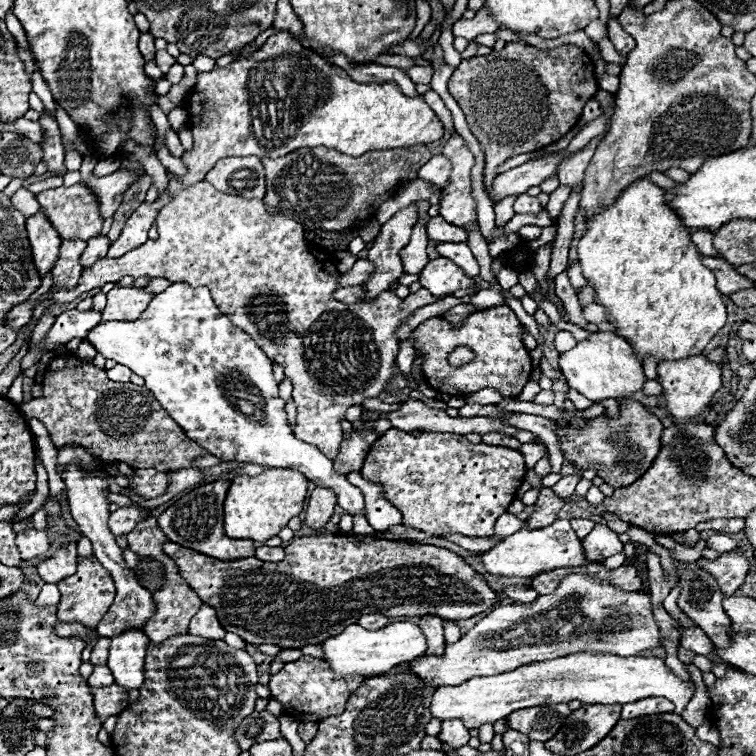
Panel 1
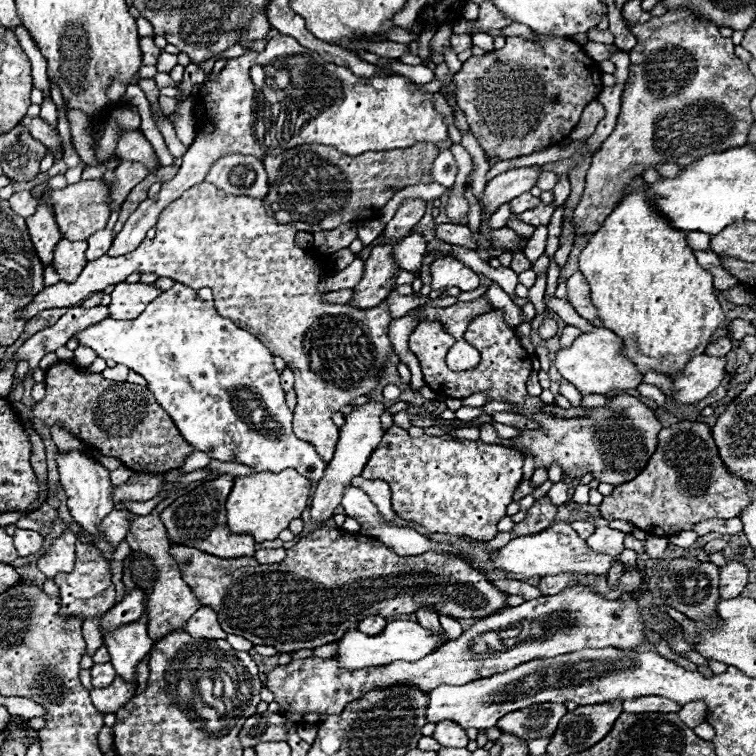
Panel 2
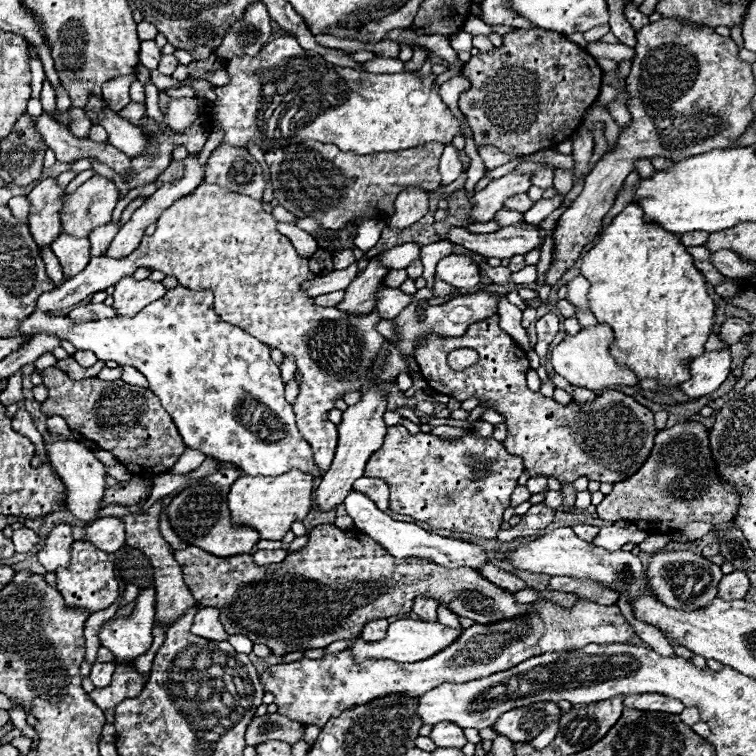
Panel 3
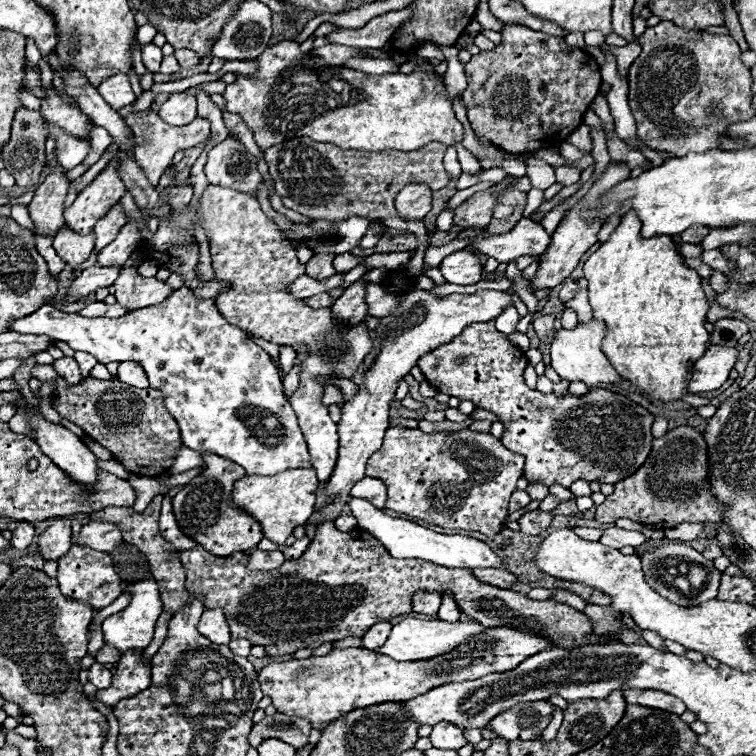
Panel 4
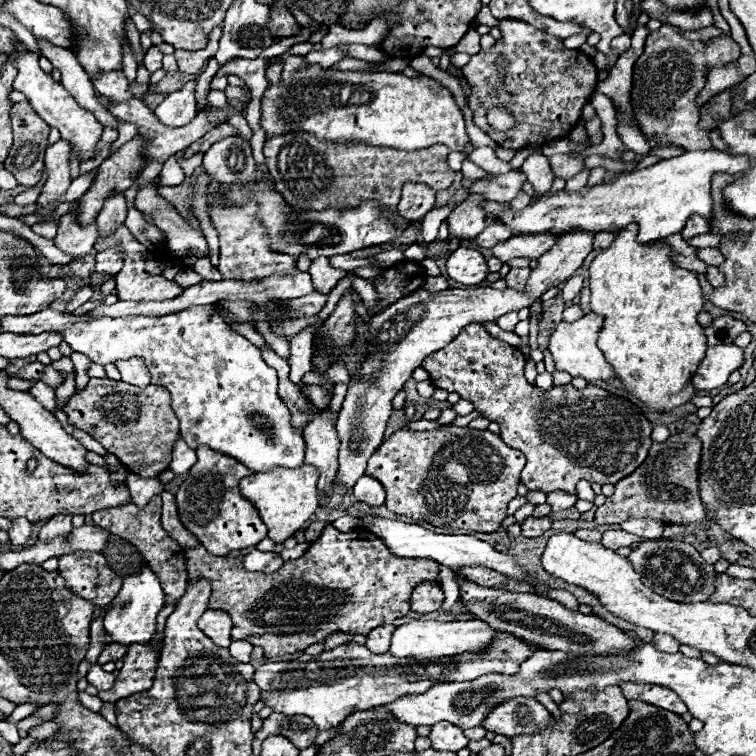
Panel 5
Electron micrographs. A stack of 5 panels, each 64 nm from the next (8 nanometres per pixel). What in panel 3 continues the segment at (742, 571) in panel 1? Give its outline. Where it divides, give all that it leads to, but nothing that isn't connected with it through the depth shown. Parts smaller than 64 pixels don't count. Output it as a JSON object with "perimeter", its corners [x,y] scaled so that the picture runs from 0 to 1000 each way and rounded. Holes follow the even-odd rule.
{"perimeter":[[[971,754],[968,759],[955,762],[955,767],[950,772],[950,788],[955,794],[987,791],[989,780],[992,780],[992,767],[989,767],[987,757],[979,757],[979,754]]]}

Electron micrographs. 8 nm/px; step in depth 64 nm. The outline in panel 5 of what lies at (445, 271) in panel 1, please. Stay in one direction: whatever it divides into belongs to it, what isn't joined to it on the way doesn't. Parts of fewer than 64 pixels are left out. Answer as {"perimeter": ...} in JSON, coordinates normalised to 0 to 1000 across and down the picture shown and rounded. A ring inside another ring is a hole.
{"perimeter":[[[611,325],[595,336],[590,357],[598,370],[614,378],[630,378],[640,373],[640,368],[646,365],[646,352],[640,339],[632,331],[611,328]]]}

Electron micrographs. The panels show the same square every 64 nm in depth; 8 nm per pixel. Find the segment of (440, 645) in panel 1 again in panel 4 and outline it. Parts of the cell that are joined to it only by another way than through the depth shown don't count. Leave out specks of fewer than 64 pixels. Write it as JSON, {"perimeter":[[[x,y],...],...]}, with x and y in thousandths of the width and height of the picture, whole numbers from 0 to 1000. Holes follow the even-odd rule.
{"perimeter":[[[550,783],[545,788],[545,804],[548,810],[556,810],[556,812],[566,812],[566,815],[574,815],[582,804],[582,796],[585,796],[585,786],[582,783]]]}

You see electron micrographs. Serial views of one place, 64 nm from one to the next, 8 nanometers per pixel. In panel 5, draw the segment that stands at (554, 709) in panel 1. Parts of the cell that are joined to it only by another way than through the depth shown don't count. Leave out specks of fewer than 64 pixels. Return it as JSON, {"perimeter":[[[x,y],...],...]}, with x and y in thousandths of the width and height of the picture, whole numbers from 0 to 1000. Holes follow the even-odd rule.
{"perimeter":[[[685,921],[683,926],[672,926],[672,931],[661,931],[661,937],[646,942],[638,963],[677,976],[683,971],[717,968],[725,963],[725,952],[728,942],[714,929]]]}

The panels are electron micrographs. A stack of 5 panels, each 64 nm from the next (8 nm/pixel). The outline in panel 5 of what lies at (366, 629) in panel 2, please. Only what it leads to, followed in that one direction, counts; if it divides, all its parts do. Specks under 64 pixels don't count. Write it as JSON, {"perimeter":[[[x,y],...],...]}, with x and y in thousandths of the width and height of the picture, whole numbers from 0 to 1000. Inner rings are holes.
{"perimeter":[[[508,825],[508,828],[500,828],[495,831],[489,839],[487,839],[487,847],[484,847],[484,854],[492,860],[492,862],[513,862],[513,852],[519,847],[519,836],[521,836],[521,828],[519,825]]]}

